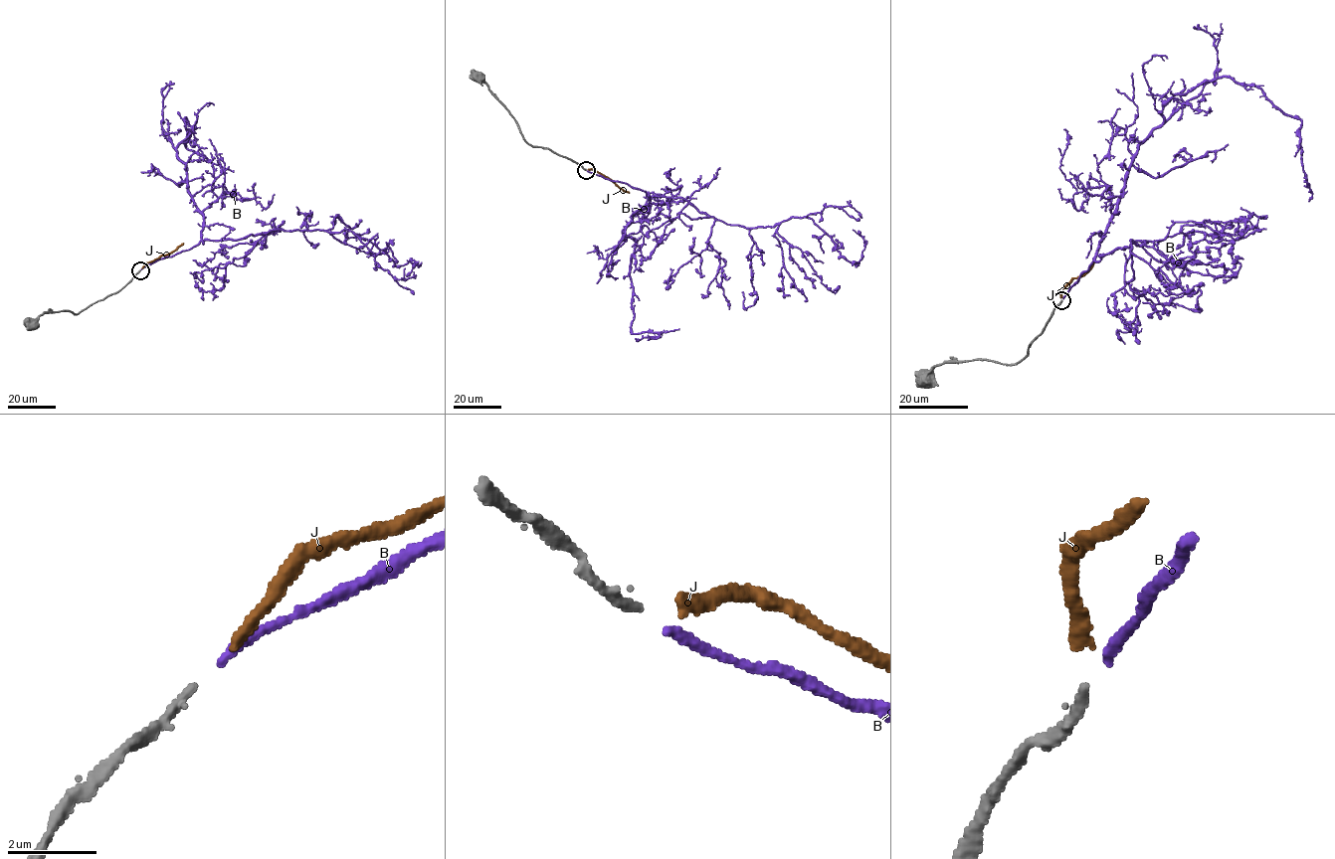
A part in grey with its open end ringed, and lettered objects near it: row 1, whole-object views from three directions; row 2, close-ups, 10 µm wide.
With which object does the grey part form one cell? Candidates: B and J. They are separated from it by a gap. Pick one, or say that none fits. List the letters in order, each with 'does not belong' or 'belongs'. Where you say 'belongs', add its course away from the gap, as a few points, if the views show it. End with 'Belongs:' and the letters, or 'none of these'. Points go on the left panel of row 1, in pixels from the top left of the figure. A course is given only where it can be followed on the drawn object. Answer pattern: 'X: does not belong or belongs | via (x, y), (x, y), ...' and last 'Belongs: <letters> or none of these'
B: belongs | via (141, 268), (201, 240), (176, 149), (185, 117), (185, 145), (214, 178), (189, 202)
J: does not belong
Belongs: B

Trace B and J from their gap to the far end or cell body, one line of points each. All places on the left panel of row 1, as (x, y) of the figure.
B: (141, 268), (201, 240), (176, 149), (185, 117), (185, 145), (214, 178), (189, 202)
J: (142, 268), (183, 244)

